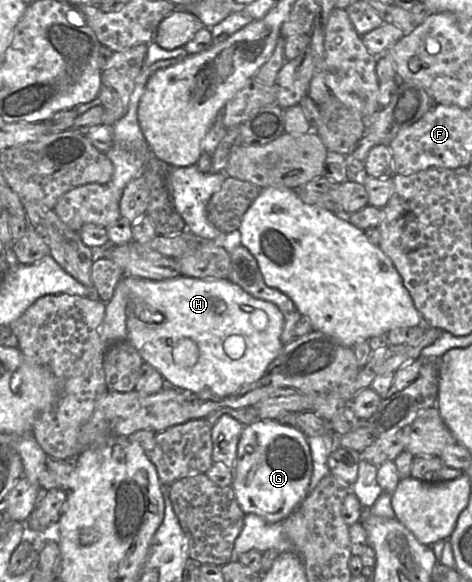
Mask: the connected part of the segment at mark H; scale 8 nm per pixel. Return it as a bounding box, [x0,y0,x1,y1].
[122,275,284,397]

